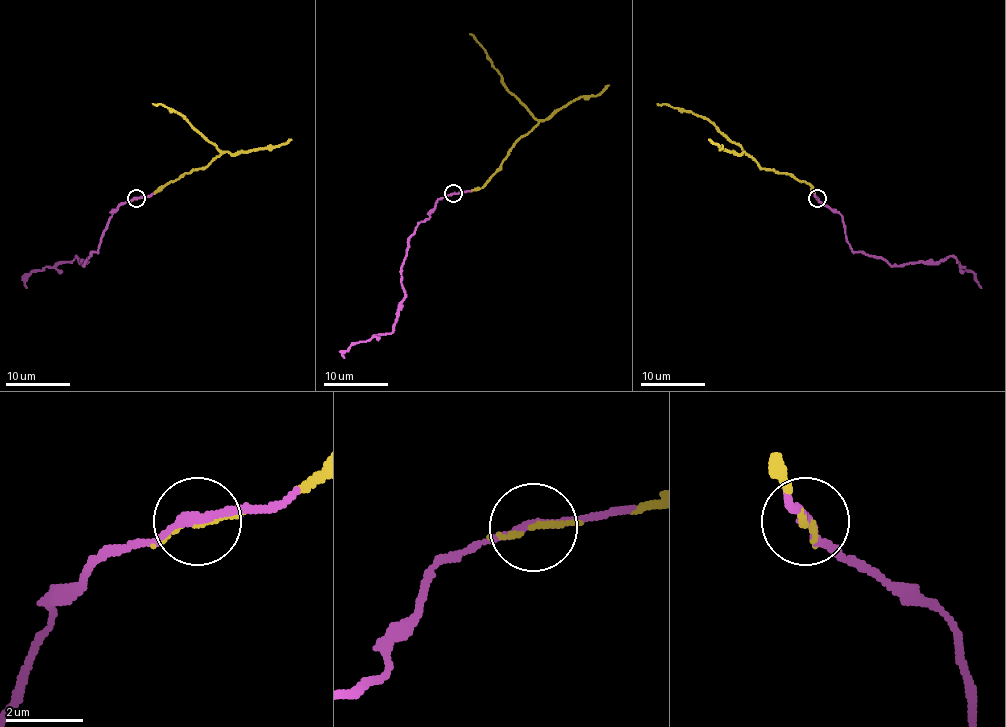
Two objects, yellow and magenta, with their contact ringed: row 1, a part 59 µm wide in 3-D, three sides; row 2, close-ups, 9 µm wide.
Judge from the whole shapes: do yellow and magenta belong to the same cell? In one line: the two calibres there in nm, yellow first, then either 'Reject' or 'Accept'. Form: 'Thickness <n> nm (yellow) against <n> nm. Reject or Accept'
Thickness 110 nm (yellow) against 220 nm. Accept

